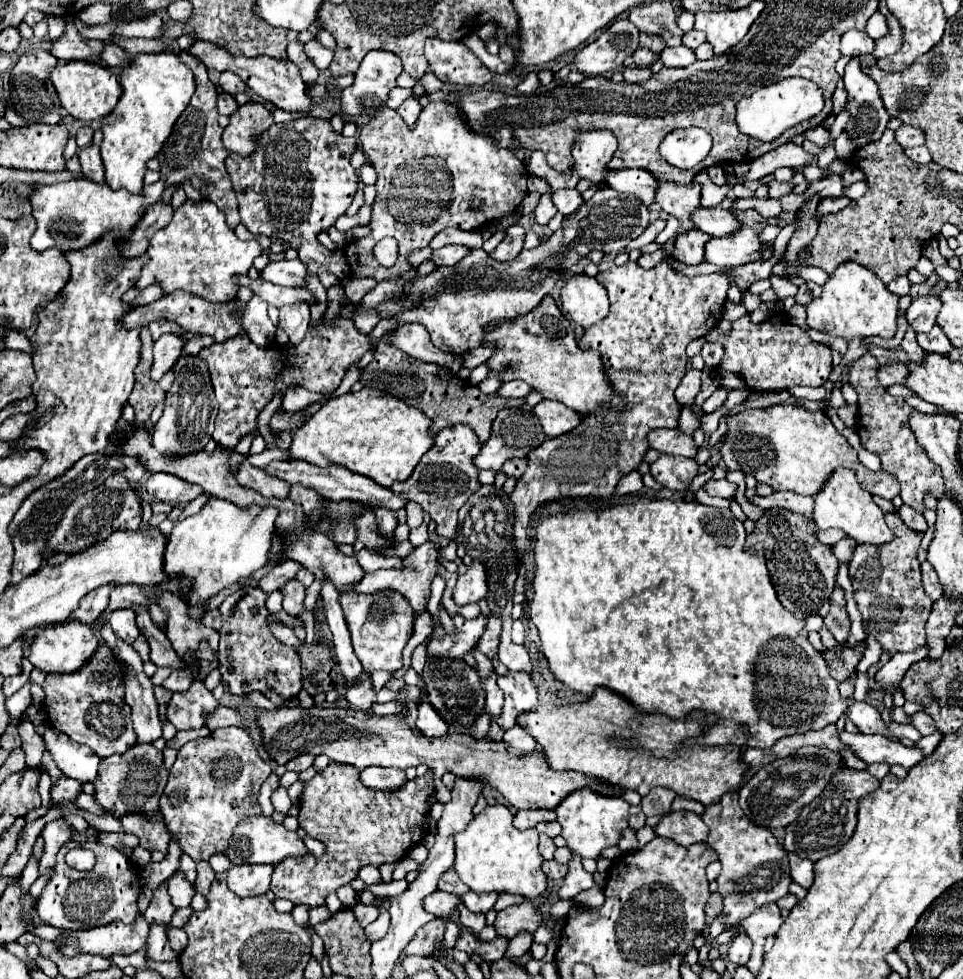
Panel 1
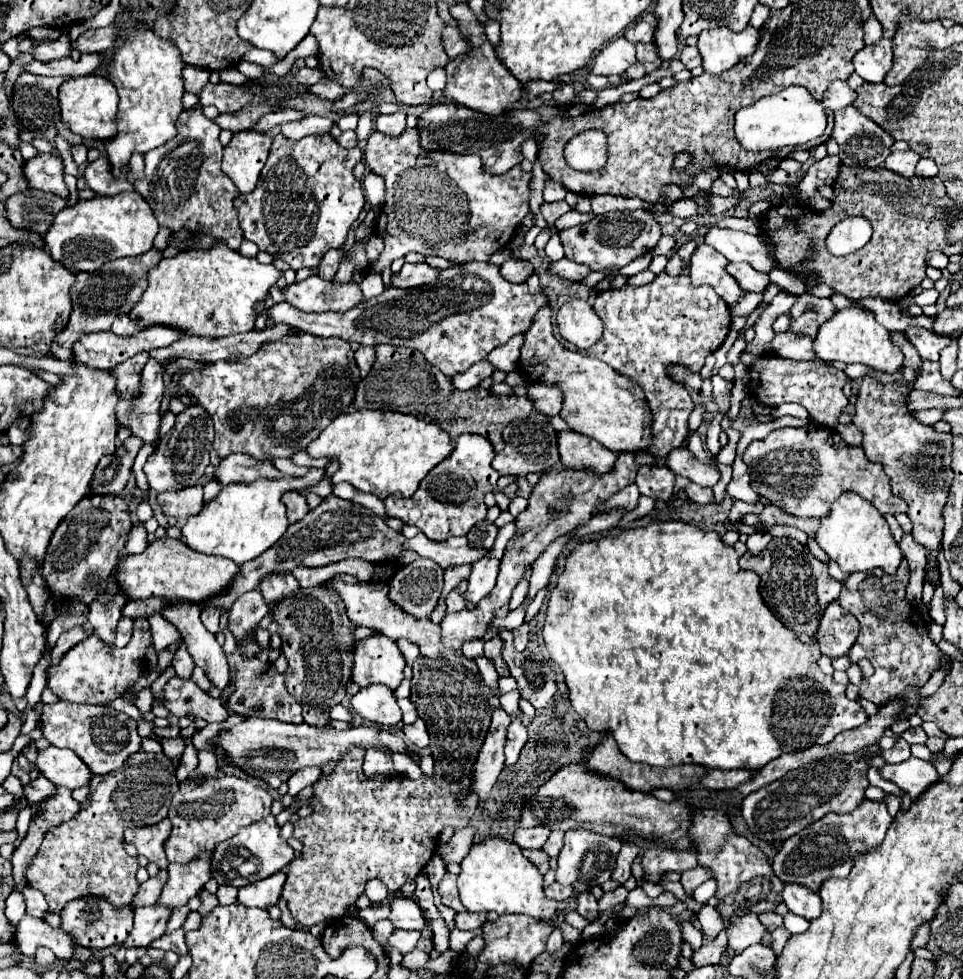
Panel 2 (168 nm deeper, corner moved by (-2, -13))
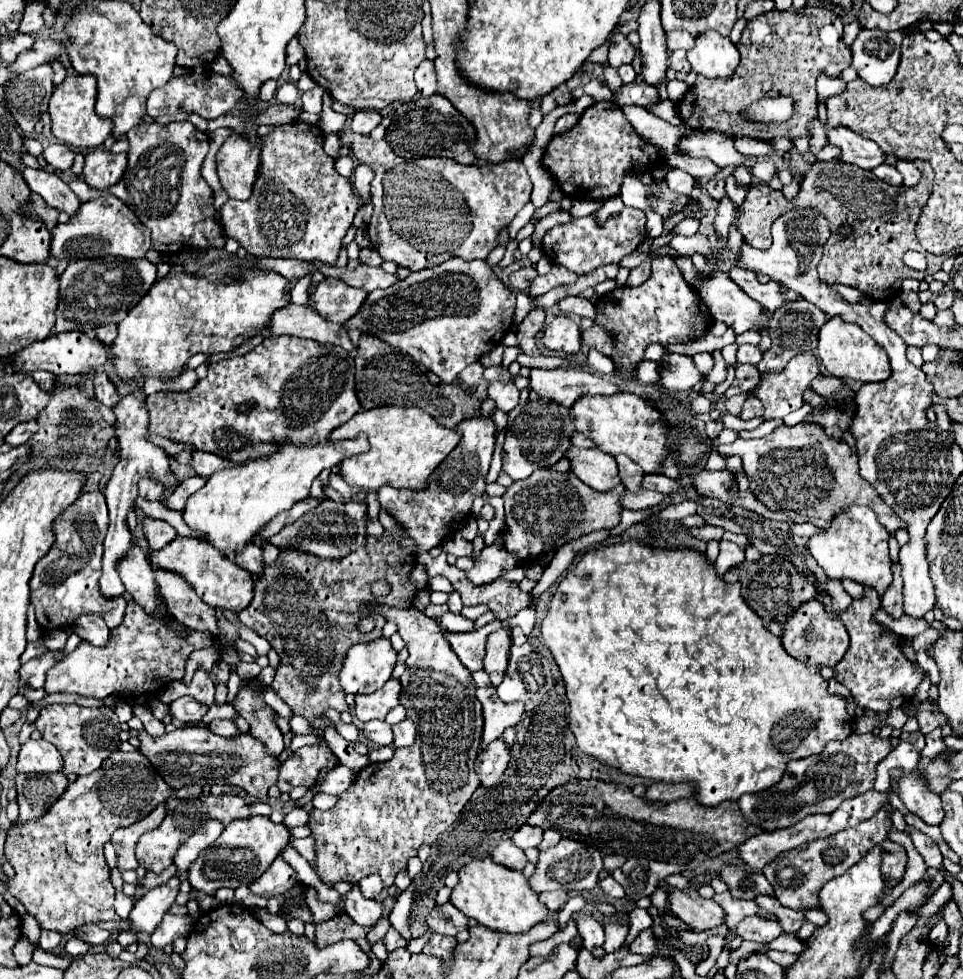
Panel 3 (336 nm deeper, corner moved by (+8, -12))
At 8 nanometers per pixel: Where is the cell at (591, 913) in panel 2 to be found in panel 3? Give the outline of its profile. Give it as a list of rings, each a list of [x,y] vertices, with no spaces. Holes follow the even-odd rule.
[[[580,913],[576,915],[576,925],[578,925],[578,935],[584,939],[584,947],[594,953],[596,957],[602,957],[602,943],[604,943],[604,931],[600,921],[592,913]]]

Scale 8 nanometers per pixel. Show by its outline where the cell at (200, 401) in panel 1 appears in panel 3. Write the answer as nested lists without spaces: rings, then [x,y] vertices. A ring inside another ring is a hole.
[[[144,477],[144,479],[140,479],[140,483],[138,483],[138,493],[140,493],[140,497],[144,497],[144,499],[148,499],[148,501],[158,501],[164,493],[166,493],[166,485],[162,483],[162,481],[158,481],[158,479],[150,479],[150,477]]]

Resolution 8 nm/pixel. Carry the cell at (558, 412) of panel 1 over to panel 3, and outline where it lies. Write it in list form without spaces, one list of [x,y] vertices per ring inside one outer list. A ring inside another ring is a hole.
[[[572,445],[564,457],[570,461],[570,473],[596,491],[610,491],[620,483],[618,463],[608,453]]]

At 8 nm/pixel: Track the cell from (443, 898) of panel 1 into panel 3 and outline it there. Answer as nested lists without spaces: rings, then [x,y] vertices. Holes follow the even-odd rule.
[[[354,885],[352,891],[348,895],[342,897],[344,899],[344,911],[358,923],[364,927],[374,927],[382,915],[384,915],[384,903],[376,901],[376,899],[364,899],[358,891],[358,887]]]

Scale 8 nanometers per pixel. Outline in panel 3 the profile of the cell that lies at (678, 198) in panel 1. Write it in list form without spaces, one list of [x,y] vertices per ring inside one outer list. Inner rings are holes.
[[[658,255],[652,259],[652,277],[642,283],[640,287],[618,287],[612,293],[606,293],[604,297],[598,299],[594,305],[596,317],[590,329],[582,331],[582,343],[588,345],[590,349],[598,349],[604,355],[610,355],[614,361],[616,377],[624,381],[638,381],[636,379],[636,367],[644,361],[644,351],[652,343],[660,345],[676,345],[676,343],[690,343],[694,339],[700,339],[708,333],[712,315],[706,307],[706,303],[700,299],[696,289],[686,283],[682,271],[676,265],[674,255]]]

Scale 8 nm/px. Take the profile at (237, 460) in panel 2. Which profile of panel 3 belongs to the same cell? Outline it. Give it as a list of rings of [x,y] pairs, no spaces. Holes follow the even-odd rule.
[[[194,451],[192,453],[192,467],[194,471],[208,479],[212,473],[216,471],[222,471],[222,469],[230,469],[232,467],[232,461],[228,459],[222,459],[218,455],[212,455],[212,453],[206,453],[206,451]]]

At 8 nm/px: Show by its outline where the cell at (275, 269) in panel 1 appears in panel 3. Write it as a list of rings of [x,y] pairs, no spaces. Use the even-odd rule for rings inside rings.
[[[324,279],[314,285],[314,291],[308,293],[308,299],[324,319],[332,323],[344,323],[348,317],[356,315],[360,303],[364,303],[364,295],[366,291],[354,289],[340,279]]]

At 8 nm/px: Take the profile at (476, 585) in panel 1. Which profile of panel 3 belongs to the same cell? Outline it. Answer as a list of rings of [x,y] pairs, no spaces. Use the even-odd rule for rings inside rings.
[[[534,471],[528,479],[522,481],[514,481],[506,493],[504,493],[504,503],[506,503],[506,531],[502,535],[498,535],[498,539],[490,545],[484,547],[480,557],[474,561],[474,567],[470,571],[466,571],[466,577],[476,583],[476,585],[486,585],[492,583],[494,579],[500,577],[502,569],[512,569],[516,565],[524,565],[530,563],[532,559],[536,559],[540,553],[544,551],[552,551],[554,547],[578,539],[580,535],[598,531],[598,529],[612,529],[620,523],[620,513],[624,511],[624,507],[620,505],[622,497],[626,493],[624,483],[620,483],[618,487],[614,487],[614,491],[608,493],[600,493],[594,491],[592,487],[580,483],[580,479],[576,479],[576,475],[572,473],[556,473],[556,471]]]

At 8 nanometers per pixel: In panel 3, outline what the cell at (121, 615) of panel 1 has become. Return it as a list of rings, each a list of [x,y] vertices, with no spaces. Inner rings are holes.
[[[84,615],[76,619],[72,631],[78,633],[84,641],[90,641],[92,645],[98,647],[104,647],[110,641],[110,629],[100,615]]]

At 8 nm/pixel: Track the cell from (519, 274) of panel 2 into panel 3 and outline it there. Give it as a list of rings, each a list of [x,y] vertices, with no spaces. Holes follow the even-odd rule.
[[[532,265],[522,267],[522,269],[514,271],[514,273],[510,273],[510,287],[516,289],[516,291],[526,291],[526,287],[530,287],[530,283],[532,283],[532,279],[536,275],[538,273],[536,273],[536,269]]]

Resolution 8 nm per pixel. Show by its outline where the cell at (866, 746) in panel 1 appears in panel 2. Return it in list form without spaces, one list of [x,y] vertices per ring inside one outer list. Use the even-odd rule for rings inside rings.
[[[914,756],[900,764],[886,764],[884,768],[880,768],[880,774],[886,780],[898,784],[912,800],[920,798],[926,792],[926,788],[940,780],[936,768],[930,762],[924,762]]]

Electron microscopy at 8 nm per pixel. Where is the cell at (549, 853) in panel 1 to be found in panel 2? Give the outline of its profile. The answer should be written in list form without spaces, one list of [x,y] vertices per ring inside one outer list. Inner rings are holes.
[[[524,850],[524,856],[542,872],[546,874],[548,872],[548,854],[544,850]]]

